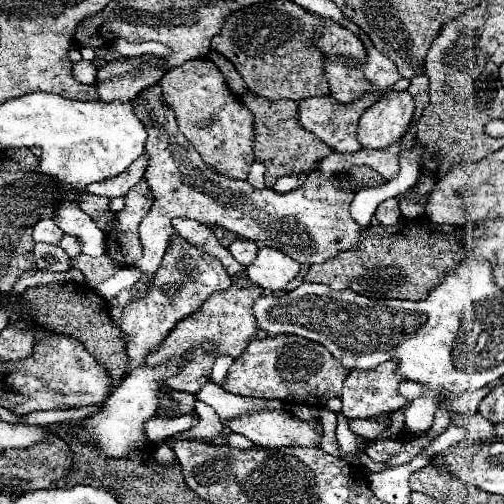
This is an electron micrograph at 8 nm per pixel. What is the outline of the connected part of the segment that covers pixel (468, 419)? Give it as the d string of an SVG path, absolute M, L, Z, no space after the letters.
M457 413L453 415L453 423L457 425L465 425L471 433L473 439L479 439L479 441L485 441L485 443L491 443L497 439L497 433L495 433L495 423L487 421L485 417L481 417L479 413L473 413L473 415L467 415L467 413Z

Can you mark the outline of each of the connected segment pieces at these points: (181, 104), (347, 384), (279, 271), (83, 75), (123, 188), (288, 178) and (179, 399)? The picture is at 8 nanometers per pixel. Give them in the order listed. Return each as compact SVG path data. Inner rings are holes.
M193 59L185 61L183 65L169 67L159 81L163 97L169 101L177 117L179 131L189 139L195 151L201 155L207 167L213 171L231 177L231 179L245 179L249 173L251 163L255 161L253 155L253 115L241 105L239 97L233 97L225 89L225 81L221 81L221 73L209 59ZM217 117L213 125L201 127L199 123Z
M389 359L375 369L363 371L363 369L353 369L347 379L343 381L343 395L341 395L341 413L345 419L355 419L355 417L377 417L383 413L393 413L399 411L407 405L407 399L399 393L399 383L405 381L405 377L397 369L397 361Z
M261 247L253 263L247 267L247 277L269 291L285 289L285 285L291 283L297 273L299 263L287 253L271 247Z
M79 61L73 65L73 77L85 85L95 85L95 75L97 69L91 65L91 61Z
M143 153L137 161L133 161L133 165L117 175L117 177L111 177L111 179L105 179L105 181L97 181L93 185L87 187L89 193L93 195L101 195L101 197L107 197L107 199L115 199L115 197L123 197L133 185L137 185L137 181L143 179L143 173L147 169L147 155Z
M301 173L301 175L285 175L285 177L279 177L273 189L275 189L275 191L281 191L281 193L291 191L291 189L297 189L299 185L303 185L305 177L307 177L305 173Z
M171 391L171 399L177 403L175 409L169 409L169 411L157 409L159 417L179 417L179 415L185 415L185 413L193 413L193 409L195 409L195 395L183 393L183 391Z

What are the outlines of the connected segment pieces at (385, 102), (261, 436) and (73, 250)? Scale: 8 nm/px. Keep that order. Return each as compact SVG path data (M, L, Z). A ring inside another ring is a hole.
M387 91L363 111L357 139L365 149L383 149L407 133L413 111L415 101L407 91Z
M279 409L279 411L257 411L251 415L241 415L241 417L233 417L233 419L221 419L223 427L229 427L233 433L245 435L247 439L251 439L255 445L259 447L319 447L321 441L321 423L317 421L317 425L307 423L307 421L297 421L289 411Z
M63 235L61 241L59 241L59 247L61 247L69 257L75 257L75 255L81 253L81 245L79 245L77 237L73 237L73 235Z

